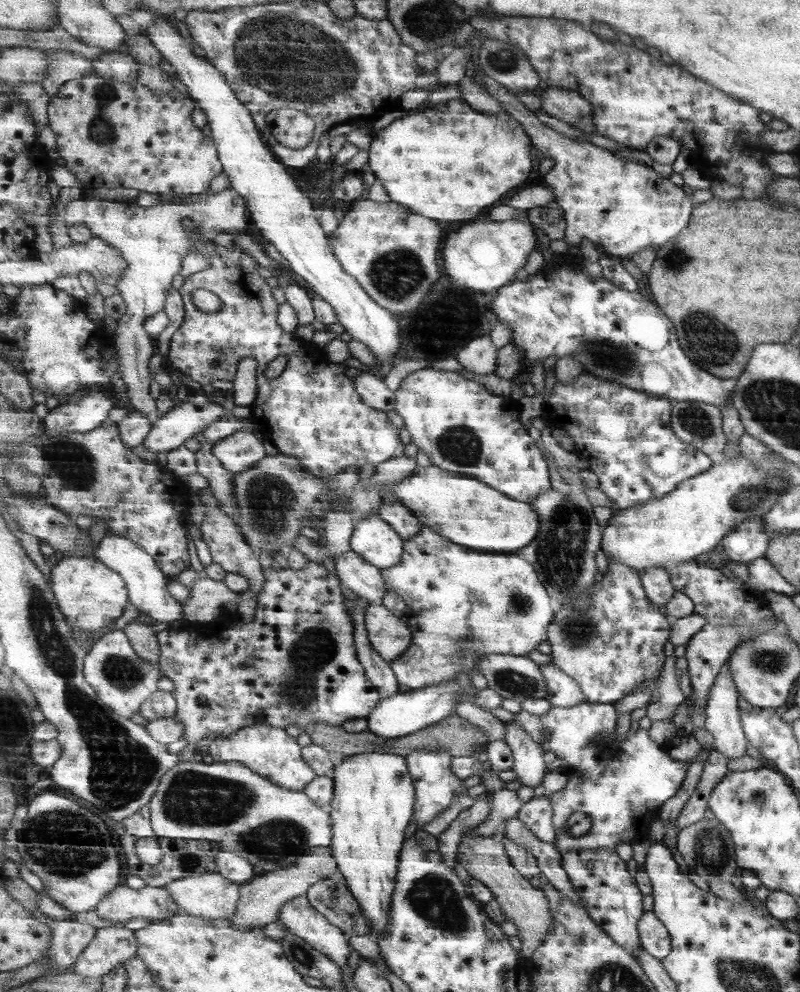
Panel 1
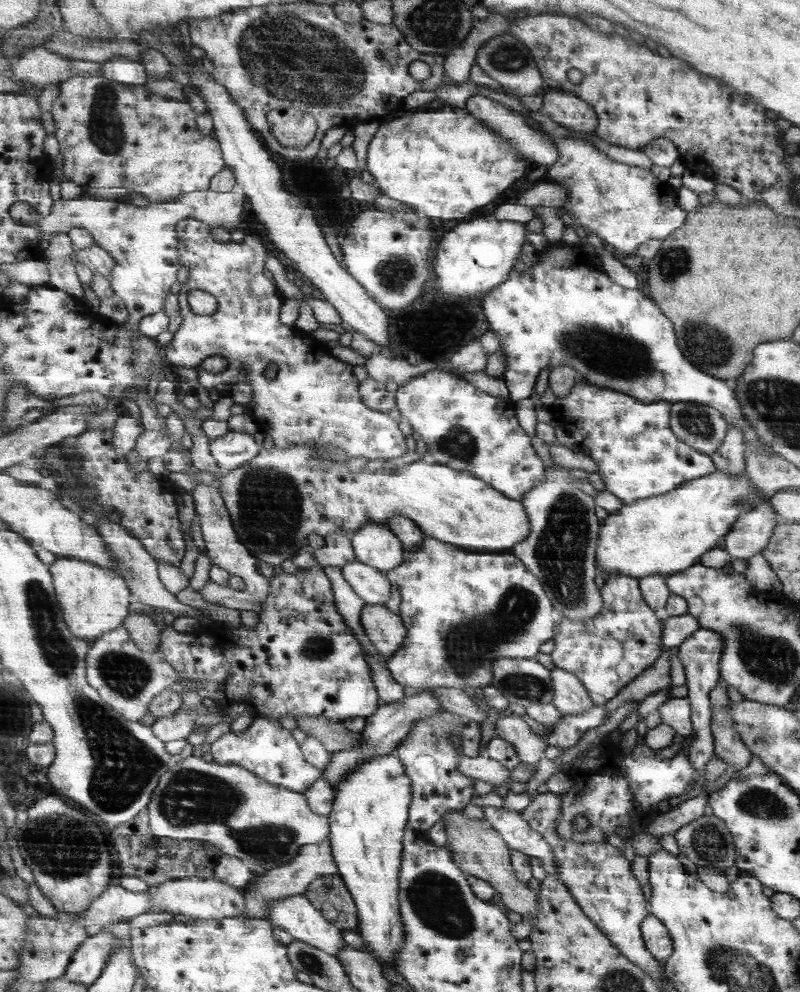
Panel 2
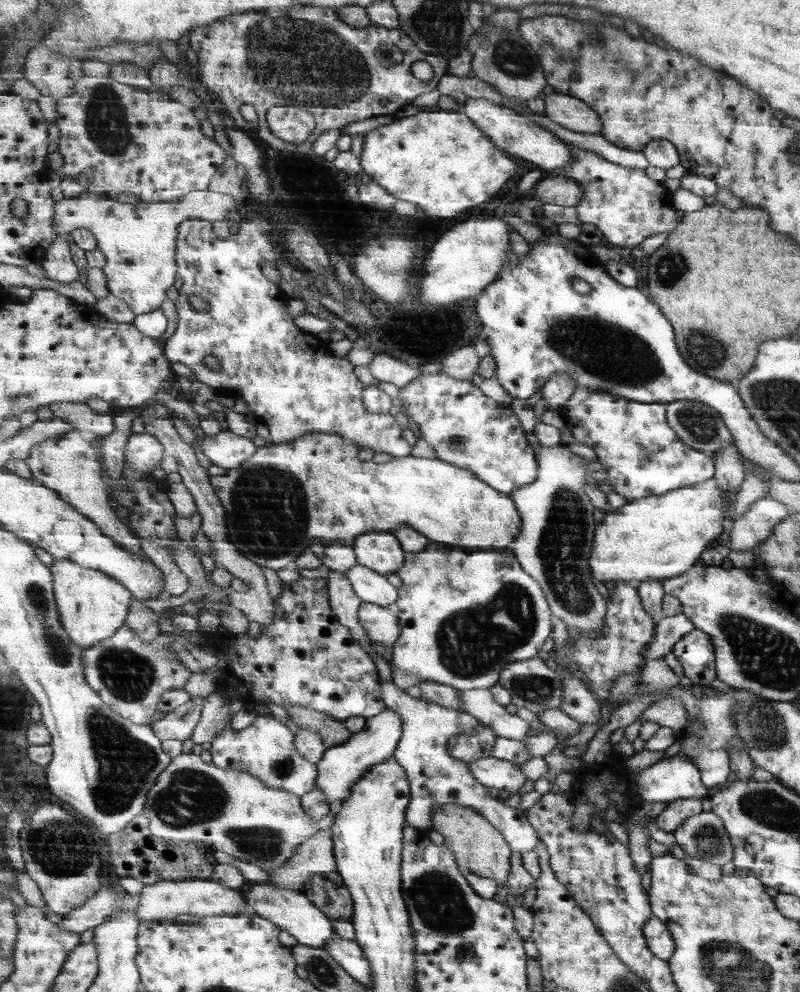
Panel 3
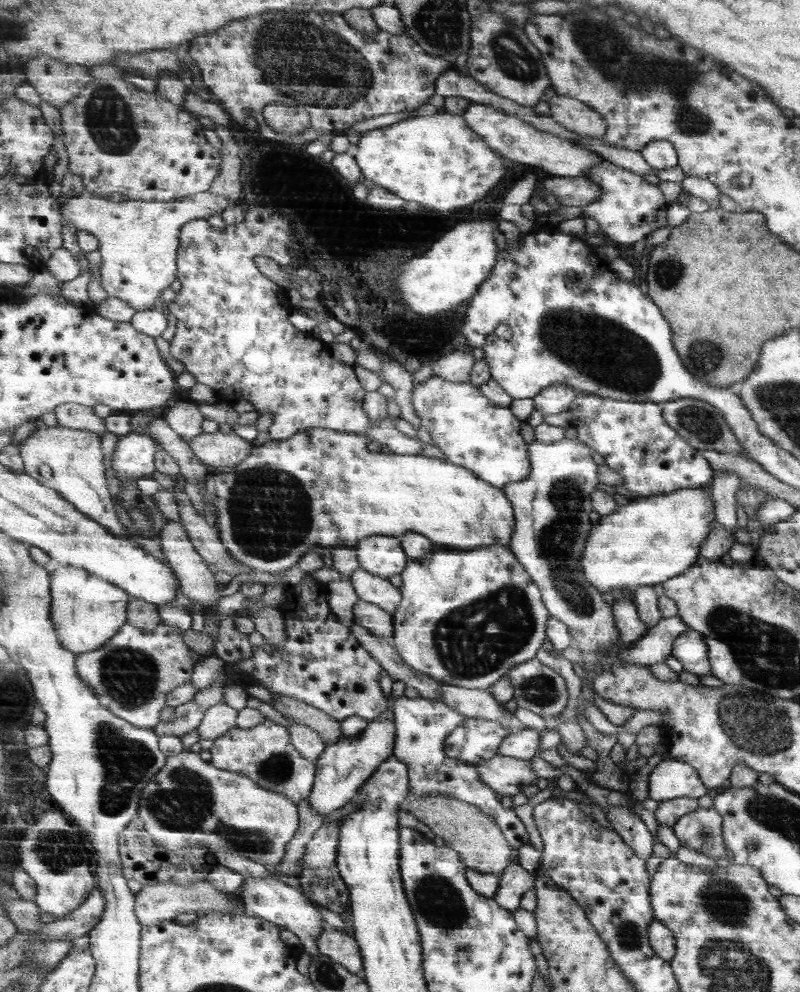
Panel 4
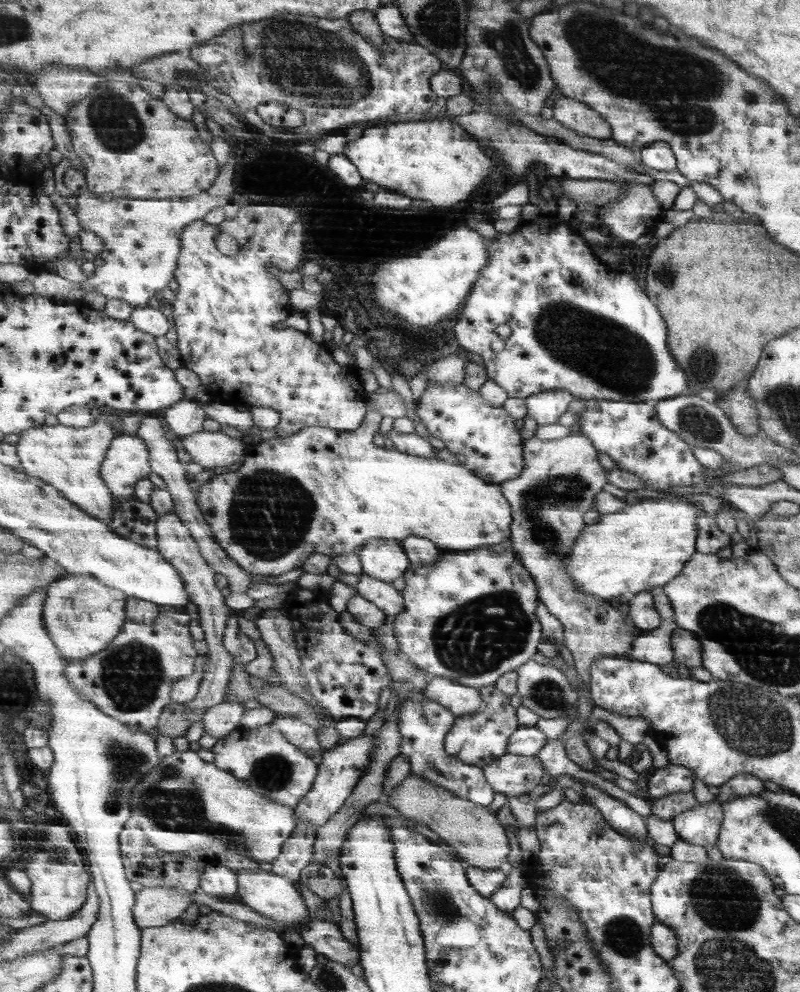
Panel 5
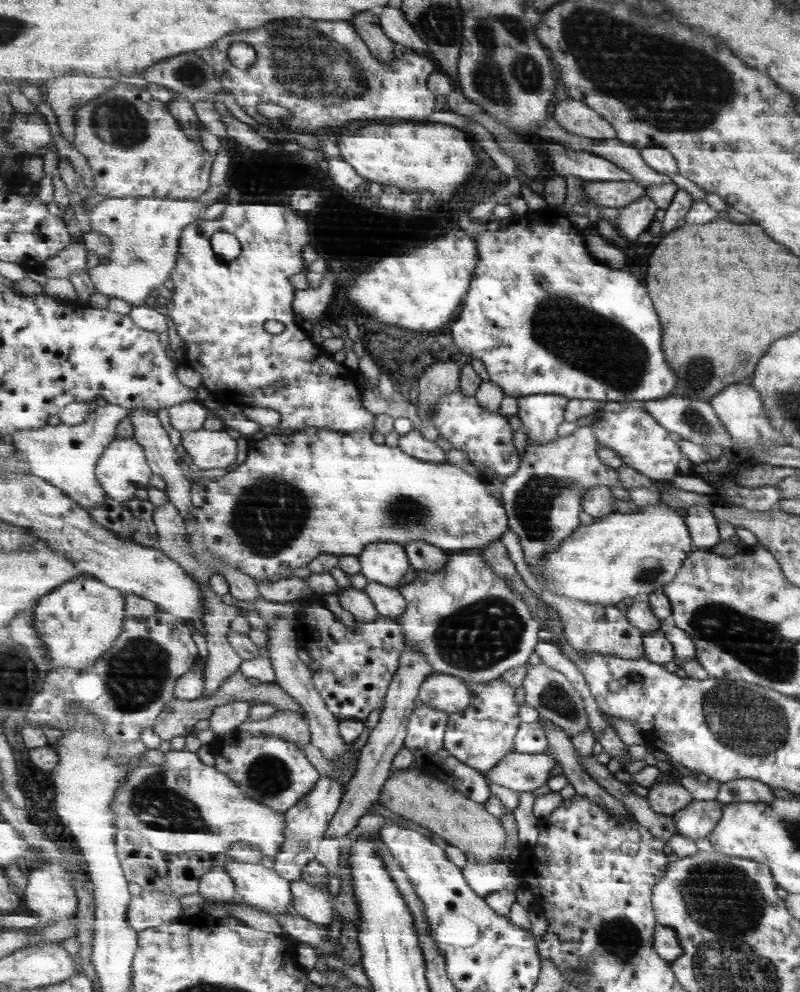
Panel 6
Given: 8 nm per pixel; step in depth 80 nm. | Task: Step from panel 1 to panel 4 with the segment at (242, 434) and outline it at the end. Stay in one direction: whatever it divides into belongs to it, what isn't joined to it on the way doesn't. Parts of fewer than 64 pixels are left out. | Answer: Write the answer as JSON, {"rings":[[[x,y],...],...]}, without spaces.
{"rings":[[[220,431],[201,433],[190,443],[192,451],[201,459],[203,464],[214,466],[236,467],[252,454],[254,445],[235,433],[226,434]]]}

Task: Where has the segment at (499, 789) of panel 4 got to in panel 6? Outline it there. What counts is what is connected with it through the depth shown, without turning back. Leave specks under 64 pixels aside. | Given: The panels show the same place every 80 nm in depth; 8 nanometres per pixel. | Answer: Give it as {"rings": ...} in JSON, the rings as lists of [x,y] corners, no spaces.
{"rings":[[[513,752],[490,771],[487,778],[517,793],[533,792],[547,785],[553,775],[553,769],[553,758],[549,758],[547,753],[529,755]]]}

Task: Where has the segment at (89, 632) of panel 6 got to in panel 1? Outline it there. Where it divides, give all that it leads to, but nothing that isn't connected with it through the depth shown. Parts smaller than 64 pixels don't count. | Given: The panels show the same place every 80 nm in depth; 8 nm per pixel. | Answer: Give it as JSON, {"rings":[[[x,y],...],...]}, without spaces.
{"rings":[[[65,556],[48,571],[56,599],[69,624],[84,632],[111,626],[125,612],[130,592],[124,577],[96,556]]]}

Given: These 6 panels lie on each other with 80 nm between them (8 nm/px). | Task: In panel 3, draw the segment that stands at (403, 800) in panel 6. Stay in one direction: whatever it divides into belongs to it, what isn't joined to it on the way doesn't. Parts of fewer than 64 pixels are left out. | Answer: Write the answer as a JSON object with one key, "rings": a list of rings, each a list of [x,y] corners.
{"rings":[[[461,804],[433,806],[432,829],[445,837],[444,844],[456,852],[456,861],[465,872],[495,879],[500,886],[507,886],[512,868],[512,848],[505,835],[485,815]]]}

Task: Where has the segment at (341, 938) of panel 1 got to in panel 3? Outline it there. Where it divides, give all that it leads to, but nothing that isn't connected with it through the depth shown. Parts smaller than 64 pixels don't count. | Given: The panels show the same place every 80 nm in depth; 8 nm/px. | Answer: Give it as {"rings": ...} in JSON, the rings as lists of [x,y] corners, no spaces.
{"rings":[[[257,882],[249,884],[244,894],[248,901],[247,913],[273,921],[281,930],[295,937],[298,943],[320,949],[324,948],[329,939],[337,935],[333,930],[331,919],[303,892],[282,889],[267,882]]]}

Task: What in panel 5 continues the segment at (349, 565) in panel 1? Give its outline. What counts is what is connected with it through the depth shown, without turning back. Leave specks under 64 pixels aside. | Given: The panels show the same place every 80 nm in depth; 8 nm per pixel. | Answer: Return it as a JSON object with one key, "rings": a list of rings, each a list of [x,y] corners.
{"rings":[[[367,573],[359,575],[357,590],[367,600],[373,601],[373,604],[385,611],[389,619],[396,617],[406,609],[403,591],[397,590],[391,583],[377,580]]]}

